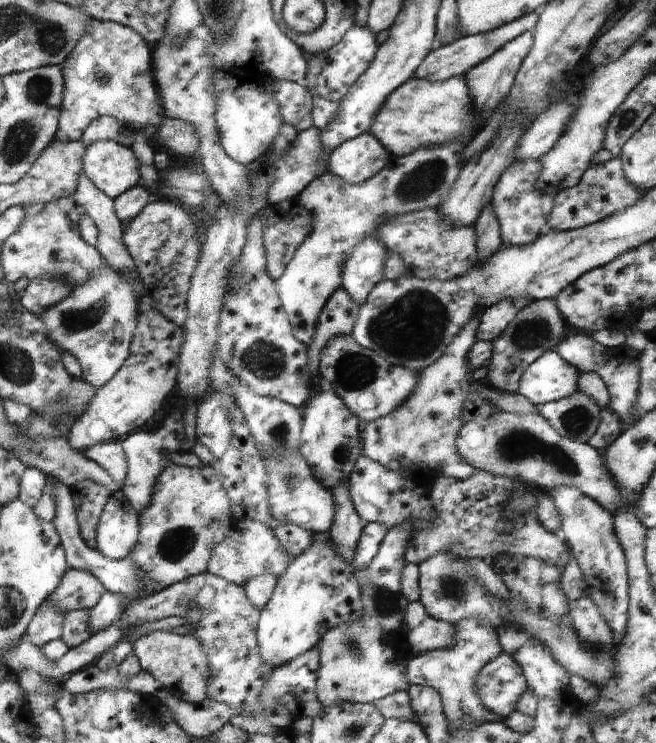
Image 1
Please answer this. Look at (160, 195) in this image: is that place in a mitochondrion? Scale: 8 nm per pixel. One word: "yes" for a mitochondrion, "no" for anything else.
no

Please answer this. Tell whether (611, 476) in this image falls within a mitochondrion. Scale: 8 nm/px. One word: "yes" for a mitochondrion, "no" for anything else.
no

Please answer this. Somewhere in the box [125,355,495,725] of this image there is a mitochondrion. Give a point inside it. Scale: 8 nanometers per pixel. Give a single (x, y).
(176, 543)

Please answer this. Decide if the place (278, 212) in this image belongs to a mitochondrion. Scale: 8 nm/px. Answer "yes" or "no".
no

